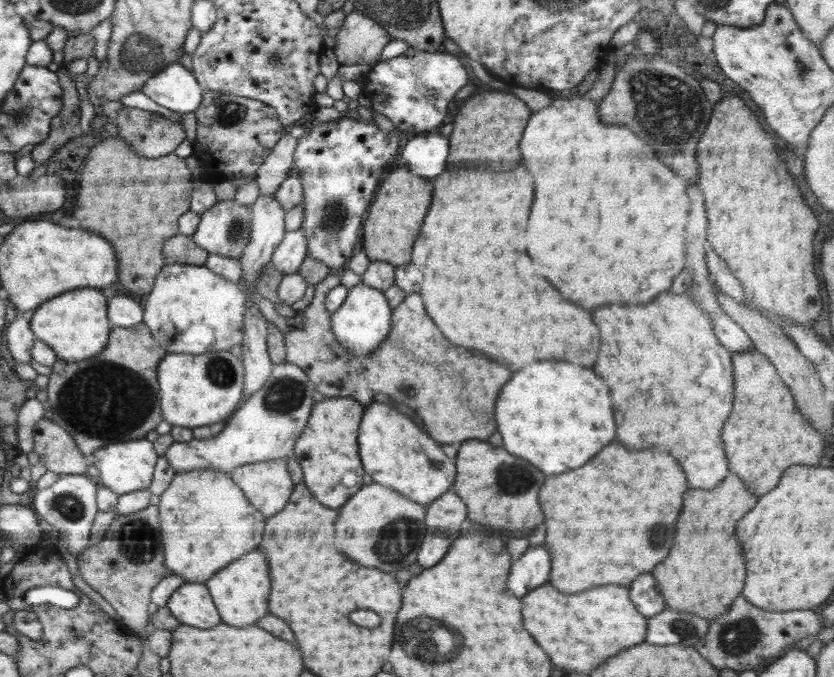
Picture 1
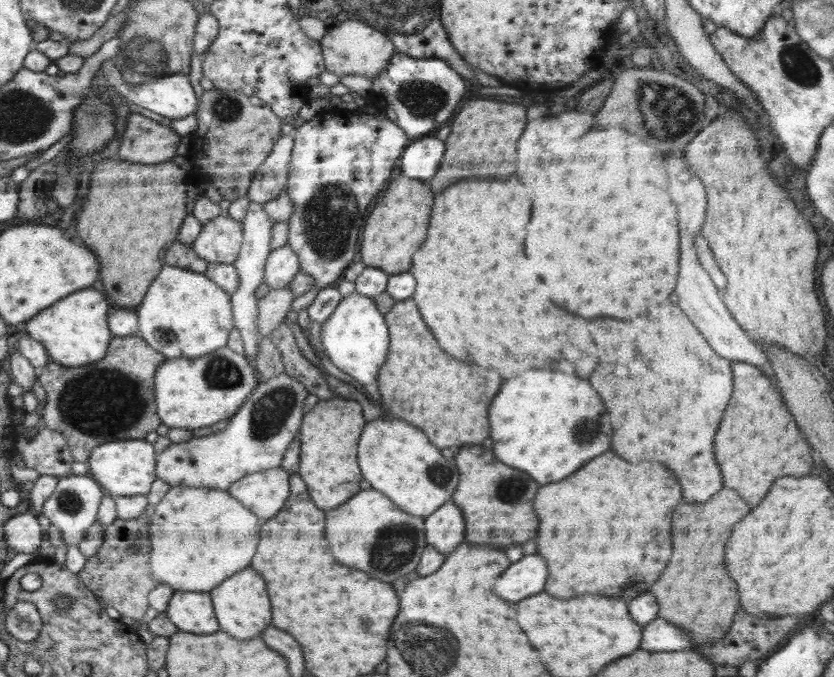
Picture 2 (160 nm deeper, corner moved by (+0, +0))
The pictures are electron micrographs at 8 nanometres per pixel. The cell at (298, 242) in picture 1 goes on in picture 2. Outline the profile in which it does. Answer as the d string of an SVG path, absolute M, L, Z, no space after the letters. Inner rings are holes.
M285 244L268 255L264 267L263 282L269 286L270 290L280 290L289 286L298 271L298 255L289 244Z

